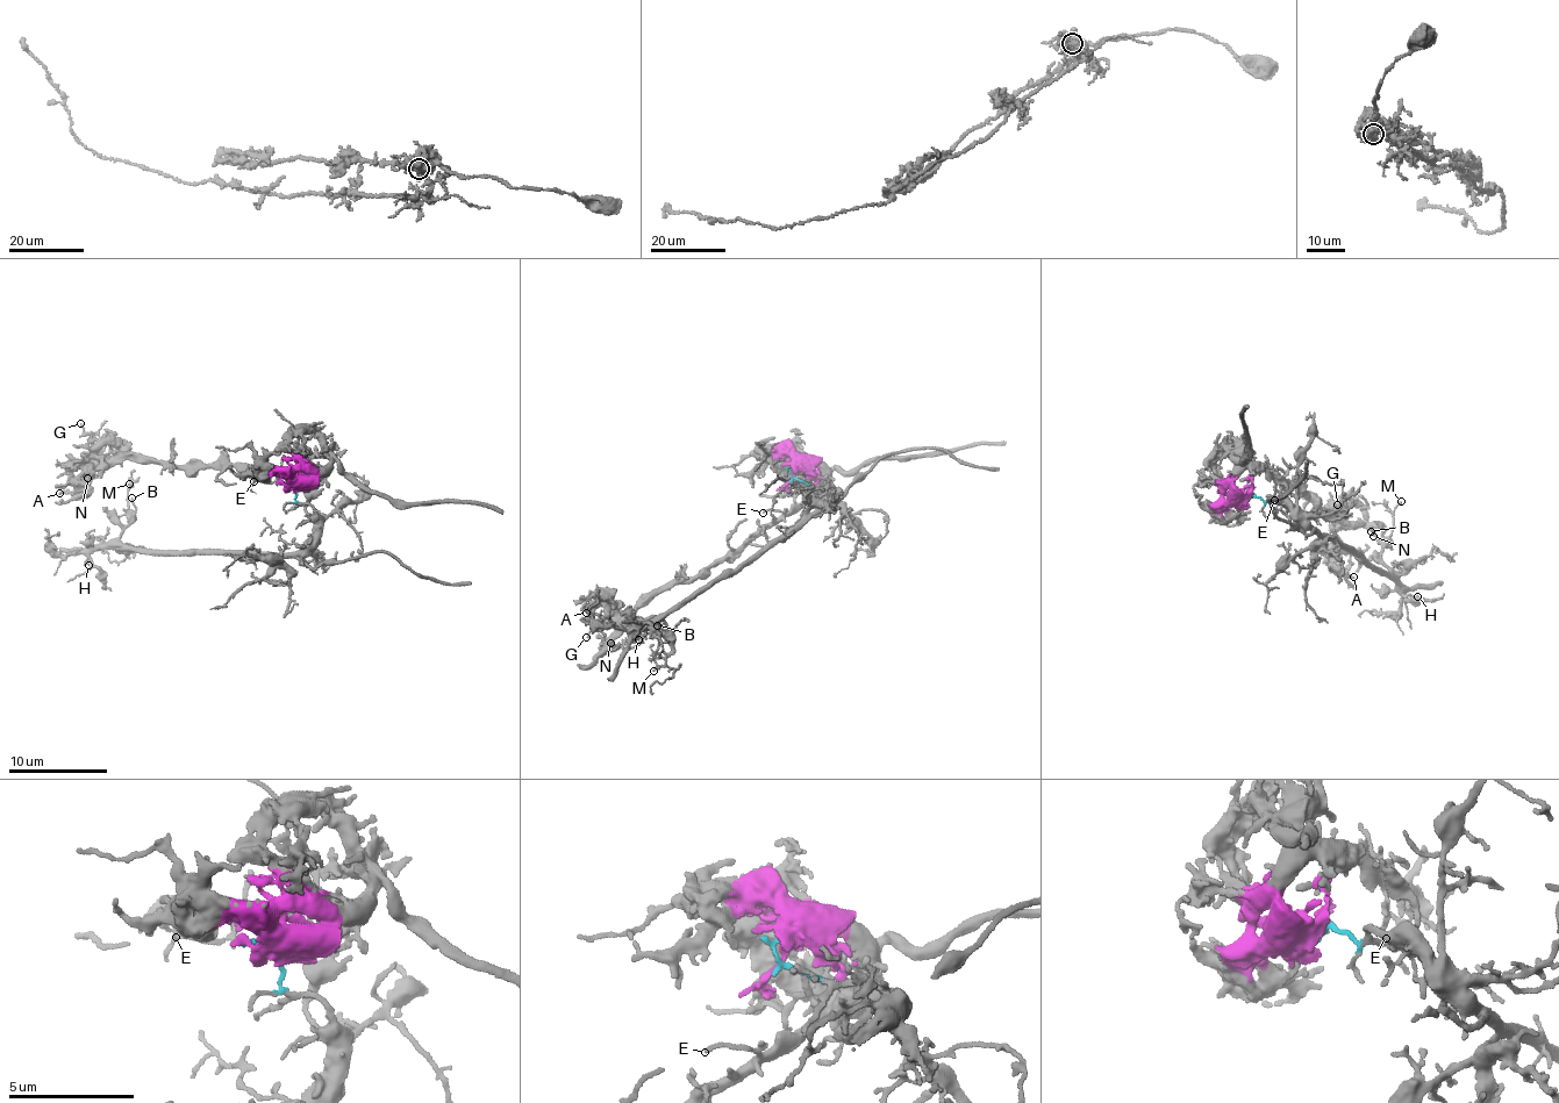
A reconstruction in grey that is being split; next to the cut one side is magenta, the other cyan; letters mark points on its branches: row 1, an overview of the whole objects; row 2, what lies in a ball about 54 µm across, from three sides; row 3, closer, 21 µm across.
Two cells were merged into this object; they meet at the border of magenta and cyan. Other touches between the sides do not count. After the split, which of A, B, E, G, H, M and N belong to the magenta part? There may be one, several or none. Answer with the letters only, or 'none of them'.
A, E, G, N

